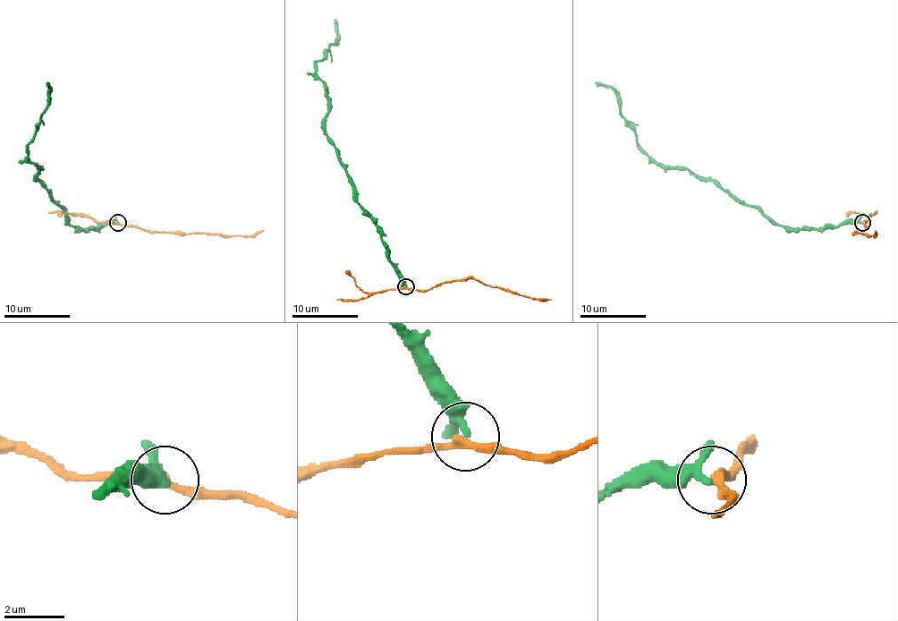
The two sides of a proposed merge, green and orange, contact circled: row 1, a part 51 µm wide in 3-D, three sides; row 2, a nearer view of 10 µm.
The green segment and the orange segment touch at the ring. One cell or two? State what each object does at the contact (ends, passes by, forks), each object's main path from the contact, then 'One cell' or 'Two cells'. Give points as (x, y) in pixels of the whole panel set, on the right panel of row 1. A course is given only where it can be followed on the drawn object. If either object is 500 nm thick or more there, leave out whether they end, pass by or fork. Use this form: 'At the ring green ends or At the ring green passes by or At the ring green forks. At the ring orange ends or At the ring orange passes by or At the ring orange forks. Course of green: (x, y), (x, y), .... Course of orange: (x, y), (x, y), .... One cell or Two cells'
At the ring green passes by. At the ring orange passes by. Course of green: (861, 222), (781, 227), (712, 181), (663, 168), (639, 145), (619, 96), (594, 82). Course of orange: (861, 222), (867, 227), (853, 233), (875, 235), (875, 230). Two cells

